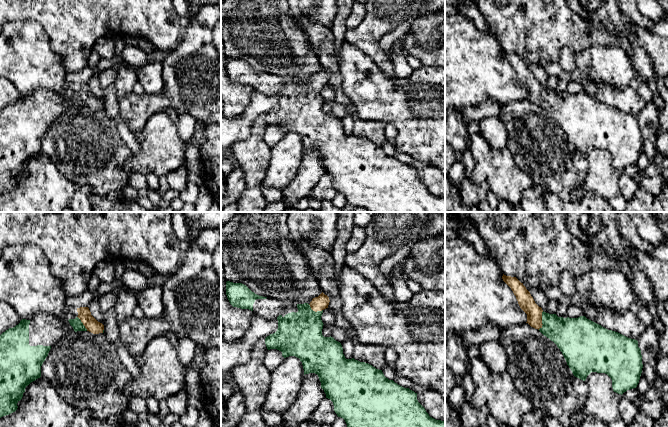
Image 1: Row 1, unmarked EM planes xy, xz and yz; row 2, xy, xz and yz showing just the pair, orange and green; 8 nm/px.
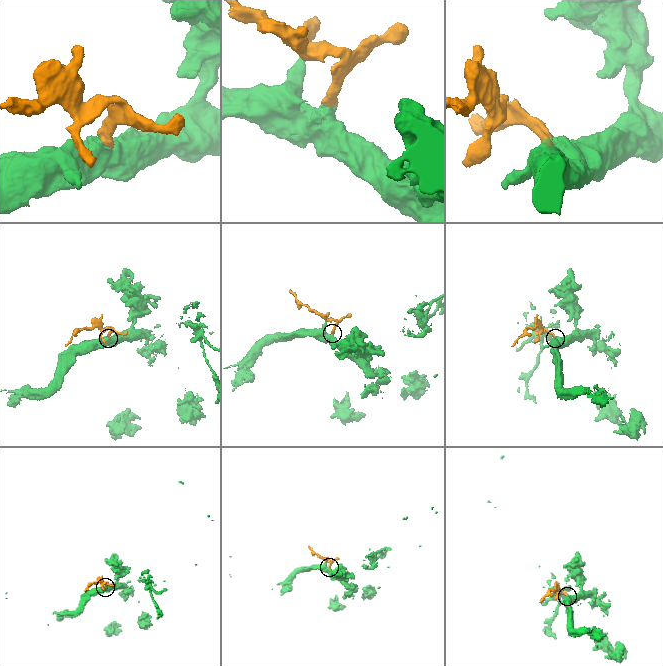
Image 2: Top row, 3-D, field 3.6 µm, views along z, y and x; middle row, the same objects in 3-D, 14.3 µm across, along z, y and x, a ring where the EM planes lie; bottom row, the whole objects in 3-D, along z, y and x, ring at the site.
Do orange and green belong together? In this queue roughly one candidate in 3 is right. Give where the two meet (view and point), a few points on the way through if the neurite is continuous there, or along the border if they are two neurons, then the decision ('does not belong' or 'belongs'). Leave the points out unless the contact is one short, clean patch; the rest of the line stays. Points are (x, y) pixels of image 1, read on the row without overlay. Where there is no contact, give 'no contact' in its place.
yz (541, 96) | across yz (526, 78), (541, 96), (568, 110) | belongs

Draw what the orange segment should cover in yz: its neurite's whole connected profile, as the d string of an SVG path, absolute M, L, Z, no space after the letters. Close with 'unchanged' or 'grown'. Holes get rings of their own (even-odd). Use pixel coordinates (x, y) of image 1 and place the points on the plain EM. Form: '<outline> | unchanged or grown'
M503 50L502 55L513 67L520 84L527 90L526 99L538 105L557 121L575 153L585 157L591 148L605 149L612 156L613 167L621 171L637 163L643 144L637 116L608 106L585 92L563 94L546 89L535 79L530 68L516 53Z | grown

